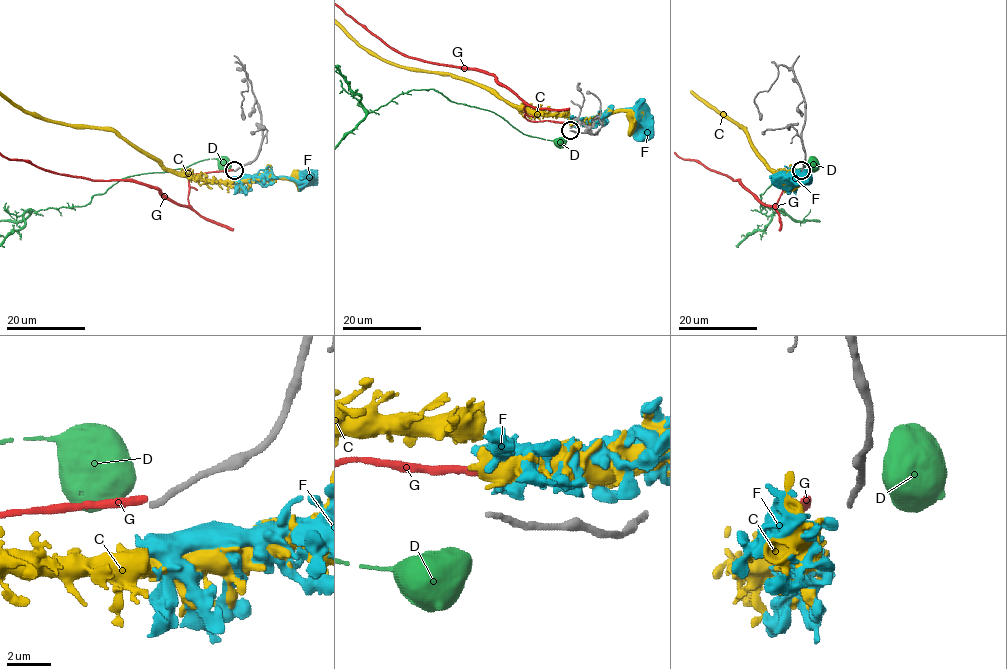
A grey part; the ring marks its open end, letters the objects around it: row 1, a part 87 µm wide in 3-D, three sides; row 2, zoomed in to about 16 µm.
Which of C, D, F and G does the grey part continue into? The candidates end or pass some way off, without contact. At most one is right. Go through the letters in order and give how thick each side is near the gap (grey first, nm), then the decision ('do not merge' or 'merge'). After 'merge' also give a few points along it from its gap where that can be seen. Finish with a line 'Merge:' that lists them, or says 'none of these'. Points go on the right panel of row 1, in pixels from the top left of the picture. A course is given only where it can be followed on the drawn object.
C: 280/400 nm | do not merge
D: 280/800 nm | do not merge
F: 280/700 nm | do not merge
G: 280/340 nm | merge
Merge: G

